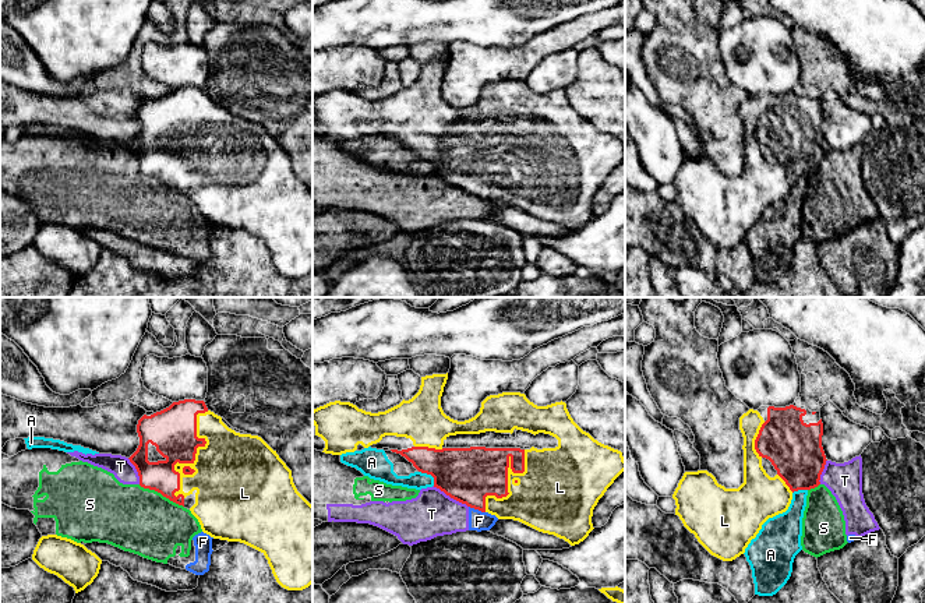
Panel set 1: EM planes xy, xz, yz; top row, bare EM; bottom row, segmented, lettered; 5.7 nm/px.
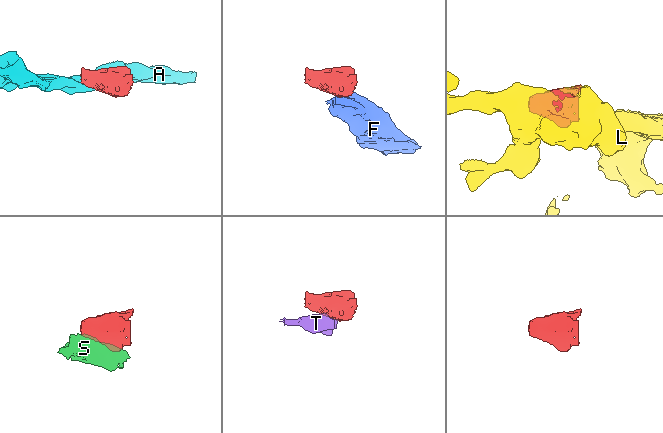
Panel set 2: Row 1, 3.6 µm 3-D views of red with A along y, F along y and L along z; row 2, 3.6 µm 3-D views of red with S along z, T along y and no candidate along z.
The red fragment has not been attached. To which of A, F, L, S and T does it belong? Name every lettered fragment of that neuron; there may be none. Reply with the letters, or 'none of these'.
L

